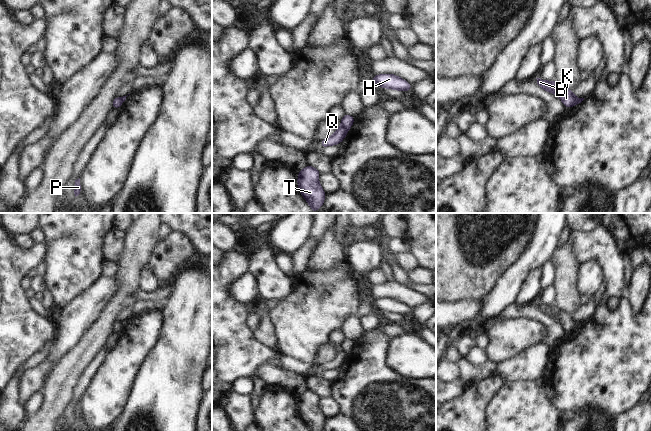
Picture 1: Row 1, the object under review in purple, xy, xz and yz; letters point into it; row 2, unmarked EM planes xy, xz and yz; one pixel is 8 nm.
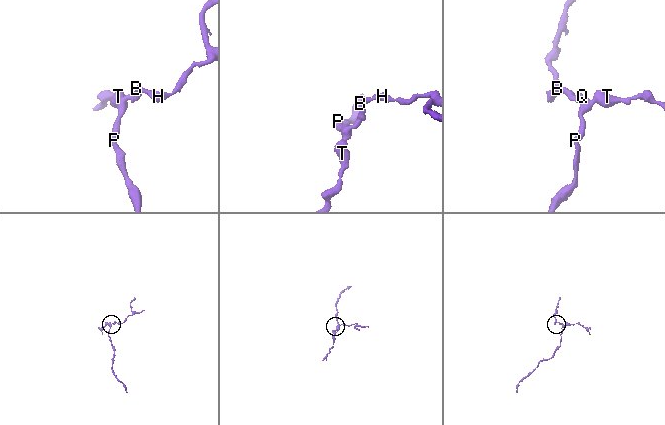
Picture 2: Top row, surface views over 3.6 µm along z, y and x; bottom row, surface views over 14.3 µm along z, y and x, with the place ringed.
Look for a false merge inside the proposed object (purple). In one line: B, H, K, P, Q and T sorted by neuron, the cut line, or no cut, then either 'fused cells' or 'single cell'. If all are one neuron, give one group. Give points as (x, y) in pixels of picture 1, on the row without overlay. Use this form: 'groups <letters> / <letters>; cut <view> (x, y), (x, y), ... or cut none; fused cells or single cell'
groups B H K / P Q T; cut xz (343, 350), (347, 354); fused cells

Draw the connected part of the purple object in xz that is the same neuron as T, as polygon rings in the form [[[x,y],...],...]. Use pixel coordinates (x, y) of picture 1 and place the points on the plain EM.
[[[310,389],[299,395],[299,414],[311,431],[322,431],[326,419],[318,406],[319,399],[319,394]]]

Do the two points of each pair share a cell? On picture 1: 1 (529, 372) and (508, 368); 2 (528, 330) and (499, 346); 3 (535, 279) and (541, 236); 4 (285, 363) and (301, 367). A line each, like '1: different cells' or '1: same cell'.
1: same cell
2: same cell
3: different cells
4: same cell

